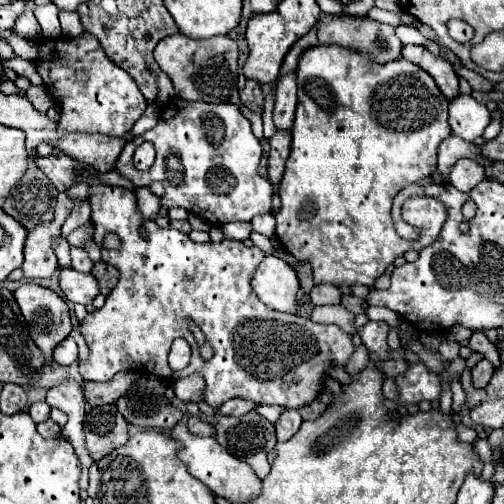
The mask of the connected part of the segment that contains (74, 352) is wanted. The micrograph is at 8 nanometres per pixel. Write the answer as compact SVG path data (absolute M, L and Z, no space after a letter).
M68 336L68 338L64 340L64 344L58 344L58 346L56 346L54 360L56 360L58 364L62 364L62 366L70 366L70 364L74 364L74 362L78 360L78 346L76 346L76 342L74 342L72 336Z

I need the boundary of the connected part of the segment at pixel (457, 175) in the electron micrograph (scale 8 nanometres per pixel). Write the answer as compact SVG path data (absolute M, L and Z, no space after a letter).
M462 158L462 160L458 160L454 166L452 166L452 170L450 170L450 174L448 174L448 182L456 188L456 190L460 190L460 192L464 192L464 194L468 194L478 182L482 182L486 176L484 176L484 164L480 164L480 162L474 162L474 160L468 160L468 158Z

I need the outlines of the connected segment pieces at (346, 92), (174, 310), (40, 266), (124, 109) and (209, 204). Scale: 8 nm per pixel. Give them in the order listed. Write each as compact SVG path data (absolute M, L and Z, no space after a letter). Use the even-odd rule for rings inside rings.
M320 44L316 48L308 48L298 60L296 74L298 74L298 108L296 108L296 120L292 126L292 150L290 150L290 158L286 162L284 178L280 182L282 208L276 214L276 236L288 254L292 254L296 260L310 262L314 284L334 284L334 286L348 286L348 288L352 288L354 284L364 284L370 288L370 286L374 286L376 278L386 270L386 266L392 264L398 256L404 256L404 252L408 252L408 250L420 252L428 244L434 242L434 240L426 240L426 238L424 240L418 238L416 242L408 242L408 240L400 238L394 230L394 224L390 218L390 208L392 208L394 196L404 186L408 186L416 180L422 180L434 172L438 144L450 134L448 100L442 96L442 92L438 90L438 86L430 74L422 72L416 64L412 64L404 58L380 66L380 64L374 64L372 60L368 60L366 54L350 52L350 50L338 48L338 46L322 46Z
M96 176L92 178L94 184L88 192L88 200L92 206L94 240L102 242L106 232L116 232L122 240L122 246L118 250L102 248L102 260L114 264L120 270L120 280L116 288L108 294L106 304L94 314L88 314L86 320L80 324L80 332L84 334L86 344L90 348L88 360L78 366L84 380L106 382L122 370L144 370L158 378L170 378L170 380L200 374L206 382L202 400L212 408L218 408L230 398L244 398L254 404L298 410L302 406L308 406L320 396L326 380L330 378L328 374L330 368L334 366L344 368L348 364L350 356L356 350L352 336L348 332L340 330L334 324L330 326L316 324L298 314L272 310L262 300L258 300L258 296L250 288L250 276L266 256L258 246L246 246L238 240L196 244L186 234L178 230L164 230L156 226L156 222L152 220L144 222L148 238L142 238L142 234L138 232L140 216L134 192L118 186L104 186ZM186 318L192 318L204 332L206 340L210 342L214 350L214 356L210 360L204 360L202 354L198 352L198 342L184 324ZM178 336L182 336L190 344L192 360L184 370L174 372L168 366L168 350L172 340Z
M58 194L56 198L56 218L48 224L36 226L28 232L26 246L24 246L24 276L26 278L48 278L58 268L56 254L52 242L60 236L60 226L64 224L66 216L70 214L74 202L68 194Z
M84 32L72 40L38 38L36 46L40 52L36 70L48 92L60 104L62 116L58 126L62 132L98 132L108 136L122 136L130 132L146 108L146 98L132 76L104 56L100 42L92 34Z
M174 98L152 130L124 146L114 170L130 180L134 188L150 186L156 180L162 182L166 192L160 204L164 208L178 206L214 226L222 226L236 220L250 222L254 216L272 210L272 184L258 174L260 158L262 146L252 134L250 120L236 106ZM142 142L152 142L156 148L156 162L148 172L140 172L132 164L132 154Z

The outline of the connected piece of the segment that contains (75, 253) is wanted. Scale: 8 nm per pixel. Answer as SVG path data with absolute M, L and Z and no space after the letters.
M72 248L72 266L74 266L78 272L92 272L94 262L88 258L86 250Z

